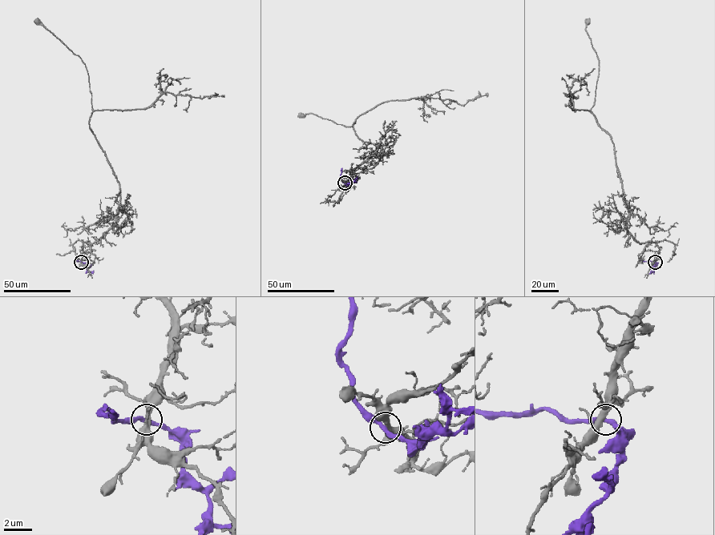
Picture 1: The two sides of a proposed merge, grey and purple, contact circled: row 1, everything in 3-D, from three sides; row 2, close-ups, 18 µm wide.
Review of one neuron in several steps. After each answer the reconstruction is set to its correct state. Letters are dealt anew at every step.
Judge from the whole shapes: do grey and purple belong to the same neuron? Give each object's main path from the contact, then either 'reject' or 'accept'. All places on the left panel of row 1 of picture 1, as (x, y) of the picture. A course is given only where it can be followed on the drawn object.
grey via (81, 261), (82, 244), (97, 240), (116, 218), (119, 185), (90, 127), (91, 93), (85, 66), (38, 22) | purple via (81, 261), (87, 271), (93, 274) | reject

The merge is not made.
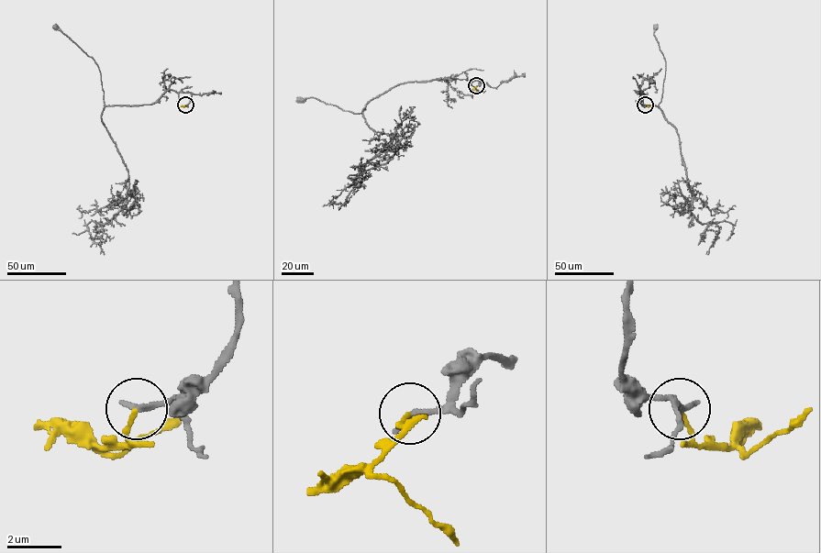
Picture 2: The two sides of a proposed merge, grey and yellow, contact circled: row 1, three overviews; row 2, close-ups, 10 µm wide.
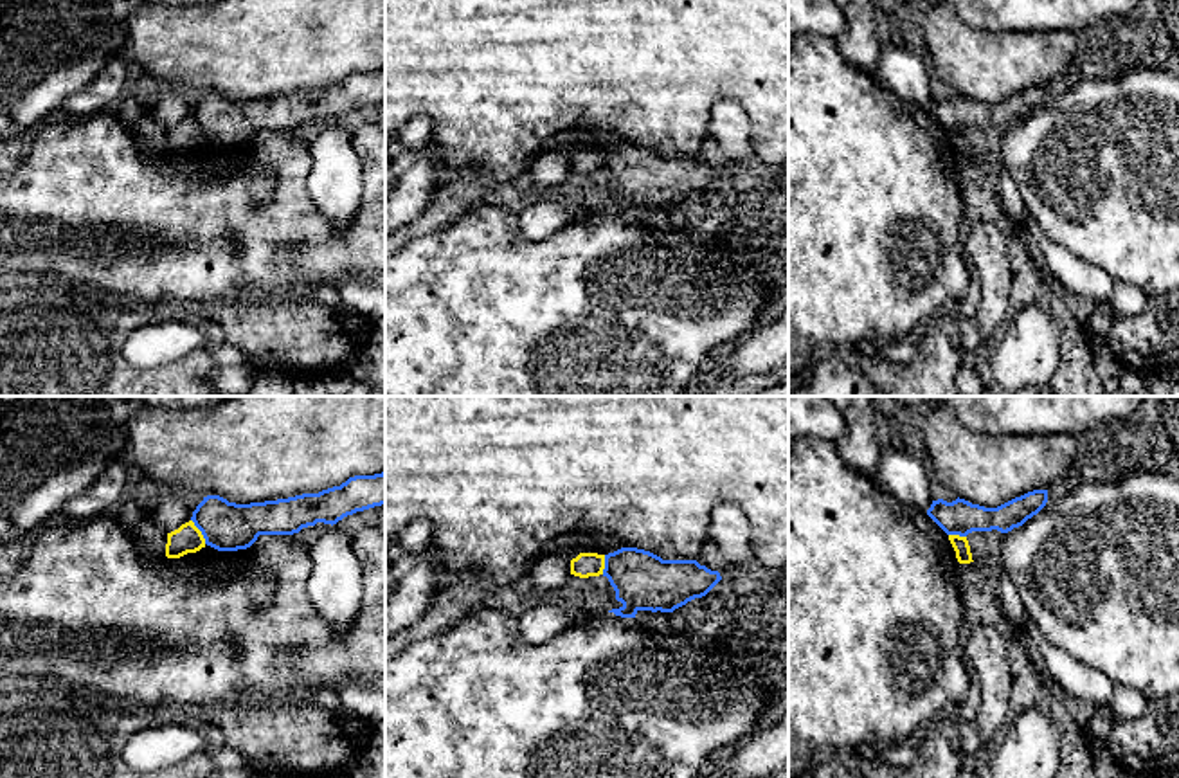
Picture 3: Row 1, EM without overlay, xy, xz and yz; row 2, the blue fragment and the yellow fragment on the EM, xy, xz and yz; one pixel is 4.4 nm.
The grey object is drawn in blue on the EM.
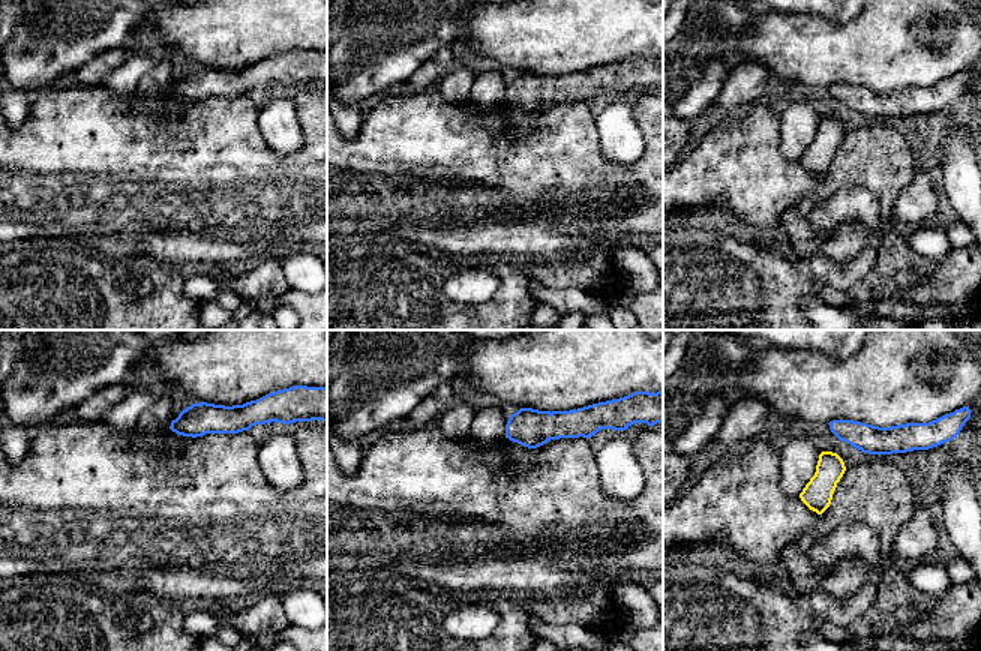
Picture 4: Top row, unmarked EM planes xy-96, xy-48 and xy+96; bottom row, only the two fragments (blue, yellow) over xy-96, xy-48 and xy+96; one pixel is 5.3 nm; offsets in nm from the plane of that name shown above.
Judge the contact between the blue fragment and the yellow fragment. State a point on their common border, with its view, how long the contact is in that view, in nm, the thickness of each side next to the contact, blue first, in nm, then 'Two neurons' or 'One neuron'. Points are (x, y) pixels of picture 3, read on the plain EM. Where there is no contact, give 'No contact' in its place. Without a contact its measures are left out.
Touches blue at xy (200, 126). Shared border 130 nm. Thickness 220 nm (blue) against 130 nm. Two neurons

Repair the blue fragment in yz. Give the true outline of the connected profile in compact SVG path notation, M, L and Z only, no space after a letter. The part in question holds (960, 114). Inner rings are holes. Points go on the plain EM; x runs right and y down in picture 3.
M1033 86L997 104L985 104L965 95L932 97L927 112L947 130L967 133L972 128L1008 130L1037 112L1048 99L1048 86Z

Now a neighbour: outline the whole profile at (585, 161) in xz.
M580 149L571 157L571 171L580 175L599 173L605 166L605 151Z

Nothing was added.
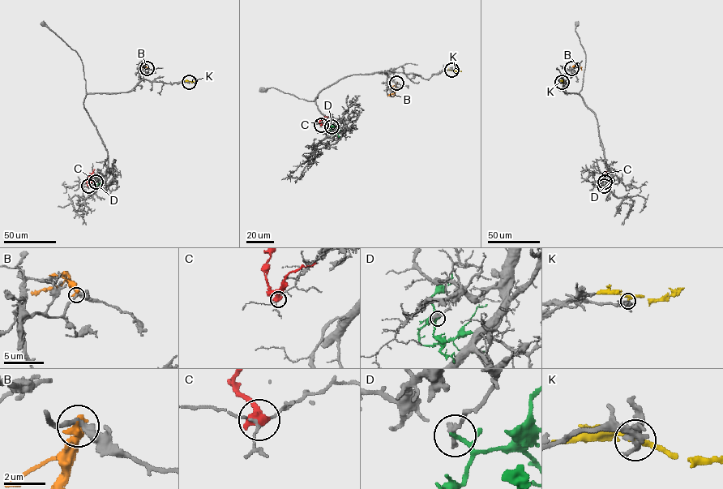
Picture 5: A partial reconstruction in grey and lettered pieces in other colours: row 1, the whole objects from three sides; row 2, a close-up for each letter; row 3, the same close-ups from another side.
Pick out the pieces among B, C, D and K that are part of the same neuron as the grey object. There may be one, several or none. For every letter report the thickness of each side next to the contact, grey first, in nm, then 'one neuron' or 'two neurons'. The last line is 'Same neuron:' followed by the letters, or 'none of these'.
B: 340 nm thick on the grey side, 480 nm on the other; two neurons
C: 100 nm thick on the grey side, 480 nm on the other; two neurons
D: 400 nm thick on the grey side, 140 nm on the other; two neurons
K: 340 nm thick on the grey side, 240 nm on the other; one neuron
Same neuron: K

